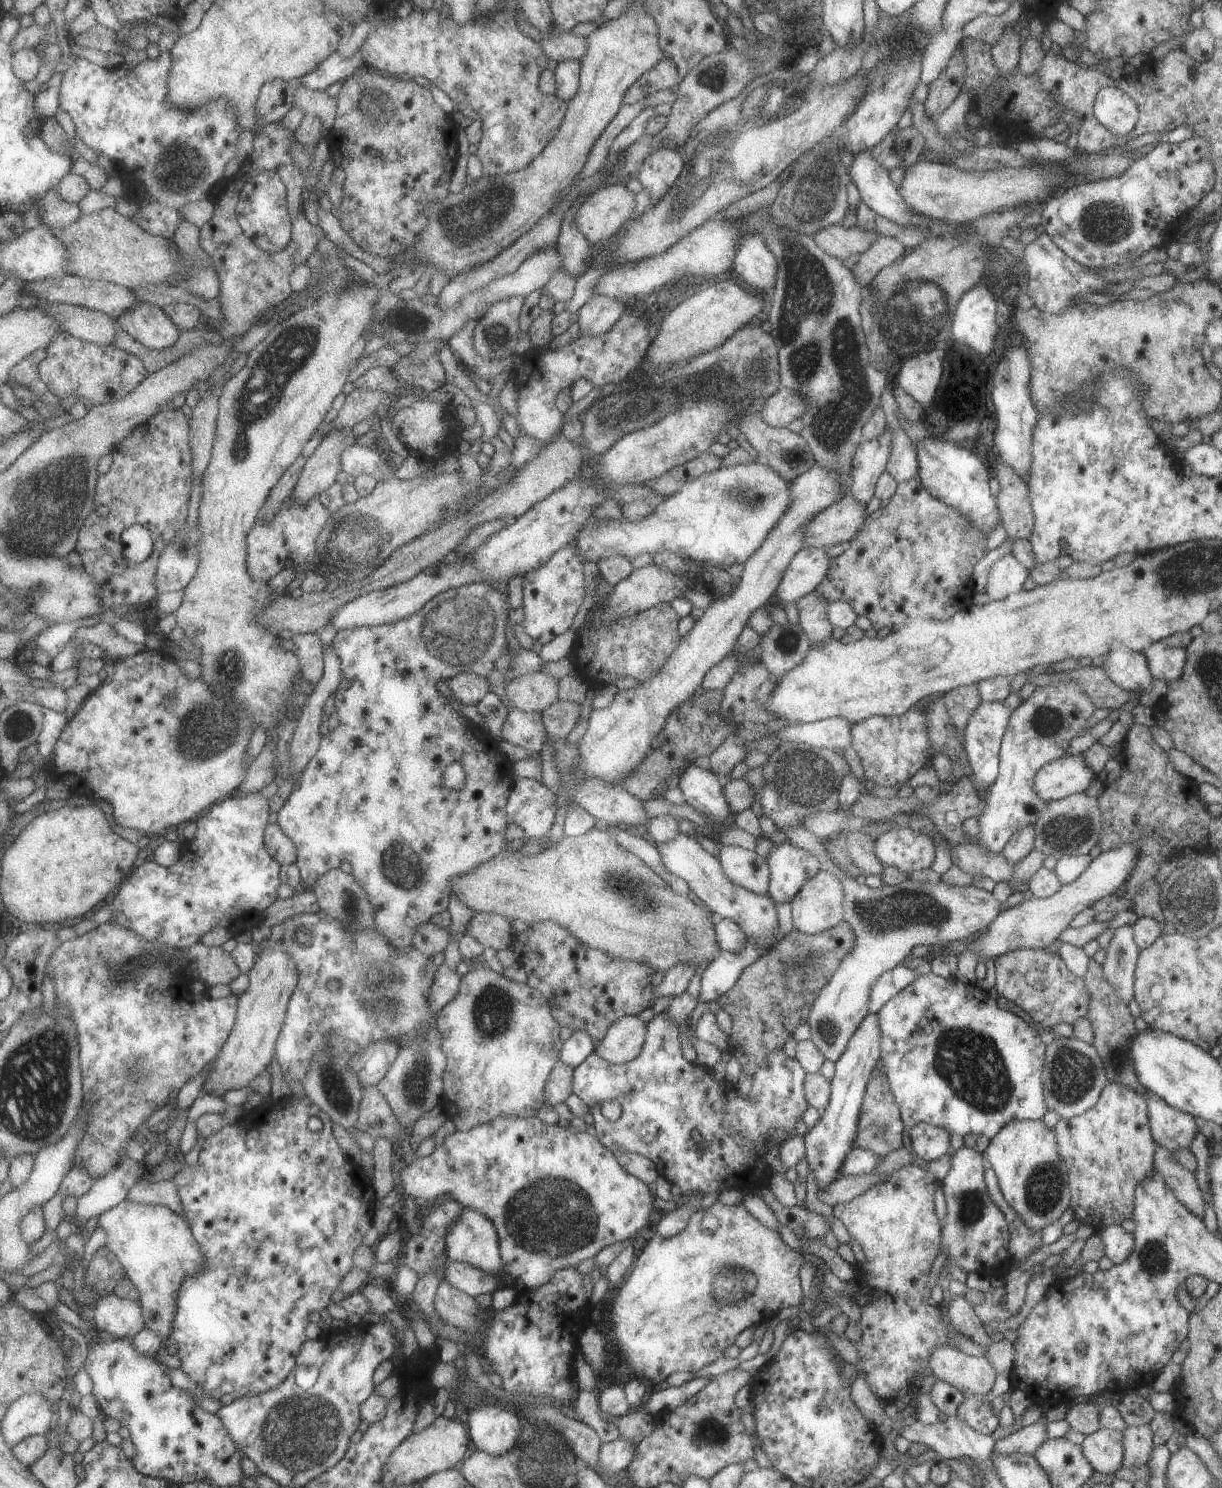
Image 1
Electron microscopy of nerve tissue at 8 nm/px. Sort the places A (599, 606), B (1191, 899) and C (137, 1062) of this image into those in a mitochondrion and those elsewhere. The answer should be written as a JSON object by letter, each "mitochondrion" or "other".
{"A":"other","B":"mitochondrion","C":"mitochondrion"}

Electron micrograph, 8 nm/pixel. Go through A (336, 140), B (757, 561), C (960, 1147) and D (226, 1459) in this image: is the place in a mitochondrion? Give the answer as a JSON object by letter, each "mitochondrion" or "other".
{"A":"other","B":"other","C":"other","D":"other"}

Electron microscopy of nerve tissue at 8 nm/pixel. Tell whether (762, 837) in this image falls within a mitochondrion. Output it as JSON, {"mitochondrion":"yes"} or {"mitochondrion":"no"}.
{"mitochondrion":"no"}

